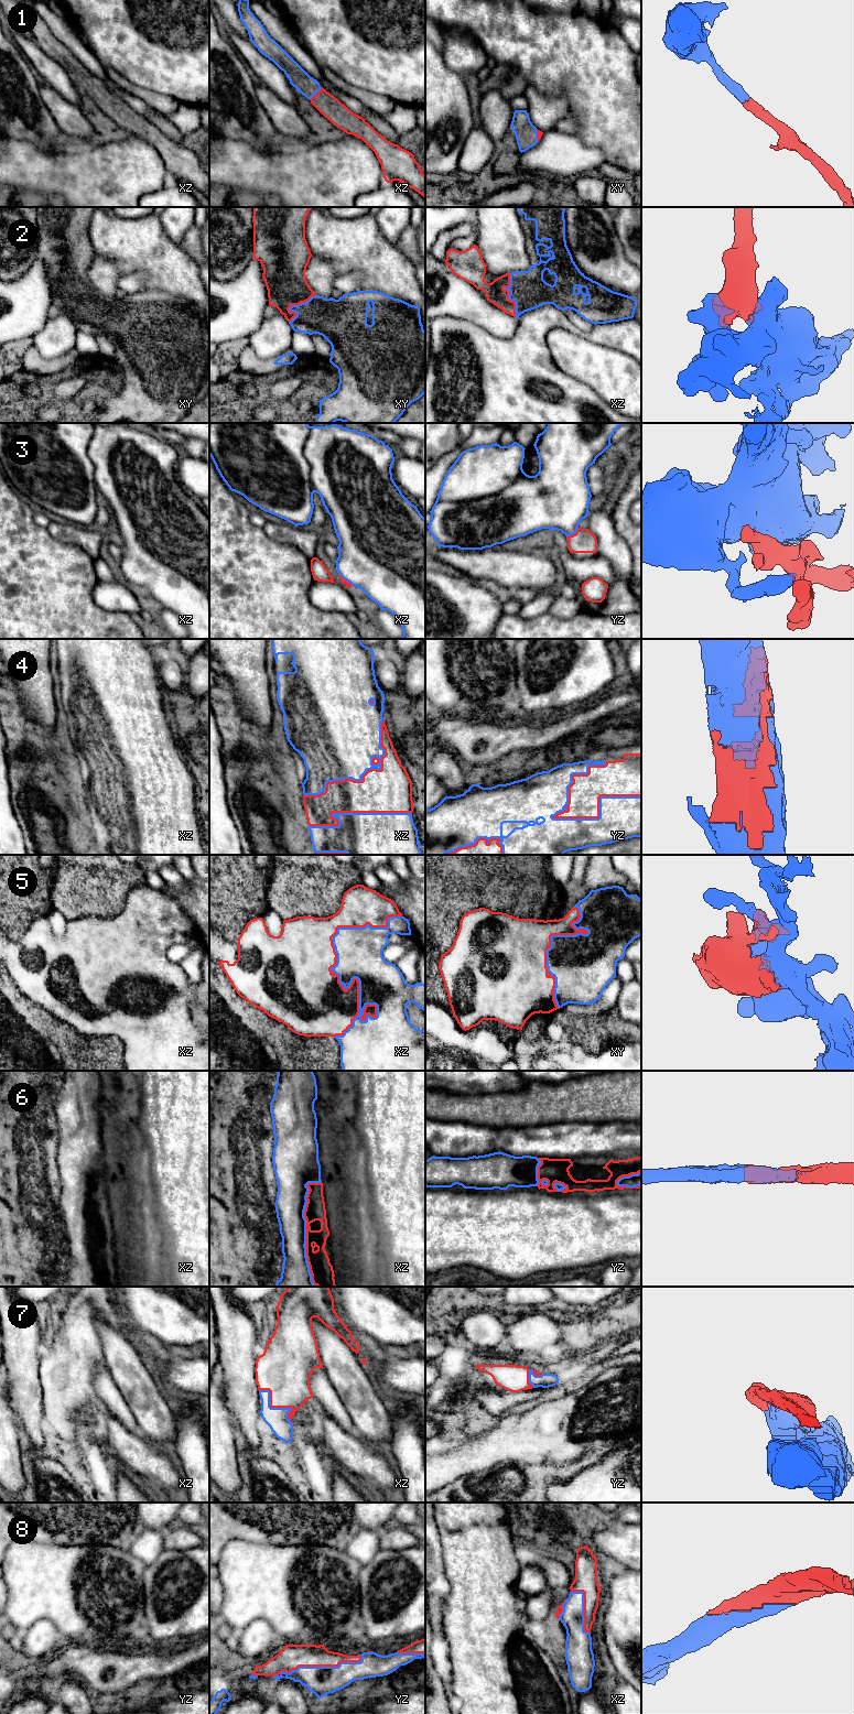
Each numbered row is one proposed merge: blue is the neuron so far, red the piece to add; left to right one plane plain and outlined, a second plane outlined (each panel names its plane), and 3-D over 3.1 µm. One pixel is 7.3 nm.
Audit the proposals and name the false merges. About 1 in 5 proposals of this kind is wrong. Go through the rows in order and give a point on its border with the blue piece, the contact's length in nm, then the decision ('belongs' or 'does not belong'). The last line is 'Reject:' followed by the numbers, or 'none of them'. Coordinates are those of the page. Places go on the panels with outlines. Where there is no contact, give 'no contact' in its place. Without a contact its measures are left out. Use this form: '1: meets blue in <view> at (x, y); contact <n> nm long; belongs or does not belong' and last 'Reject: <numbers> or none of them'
1: meets blue in xz at (315, 94); contact 130 nm long; belongs
2: meets blue in xz at (509, 295); contact 320 nm long; belongs
3: meets blue in yz at (573, 533); contact 120 nm long; belongs
4: meets blue in yz at (600, 811); contact 650 nm long; belongs
5: meets blue in xz at (336, 963); contact 1000 nm long; belongs
6: meets blue in xz at (305, 1229); contact 750 nm long; belongs
7: meets blue in xz at (274, 1408); contact 340 nm long; belongs
8: meets blue in yz at (320, 1667); contact 650 nm long; belongs
Reject: none of them

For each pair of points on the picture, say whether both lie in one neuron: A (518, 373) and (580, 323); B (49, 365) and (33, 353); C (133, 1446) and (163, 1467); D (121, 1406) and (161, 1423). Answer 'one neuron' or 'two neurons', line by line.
A: two neurons
B: one neuron
C: one neuron
D: two neurons

